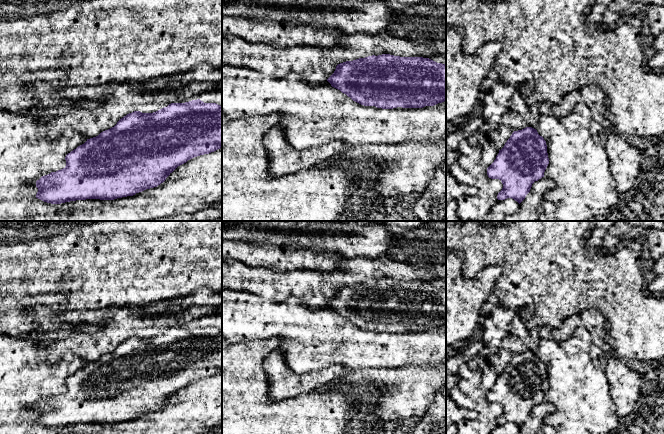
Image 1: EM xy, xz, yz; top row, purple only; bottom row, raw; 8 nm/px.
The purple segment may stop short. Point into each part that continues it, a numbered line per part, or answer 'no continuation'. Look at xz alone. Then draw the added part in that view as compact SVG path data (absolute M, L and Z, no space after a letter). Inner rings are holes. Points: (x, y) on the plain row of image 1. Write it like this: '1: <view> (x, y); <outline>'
no continuation

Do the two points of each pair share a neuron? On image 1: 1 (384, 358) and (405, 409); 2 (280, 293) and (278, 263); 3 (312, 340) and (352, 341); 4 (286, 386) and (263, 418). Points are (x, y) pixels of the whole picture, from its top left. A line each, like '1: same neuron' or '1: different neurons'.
1: different neurons
2: different neurons
3: same neuron
4: different neurons

